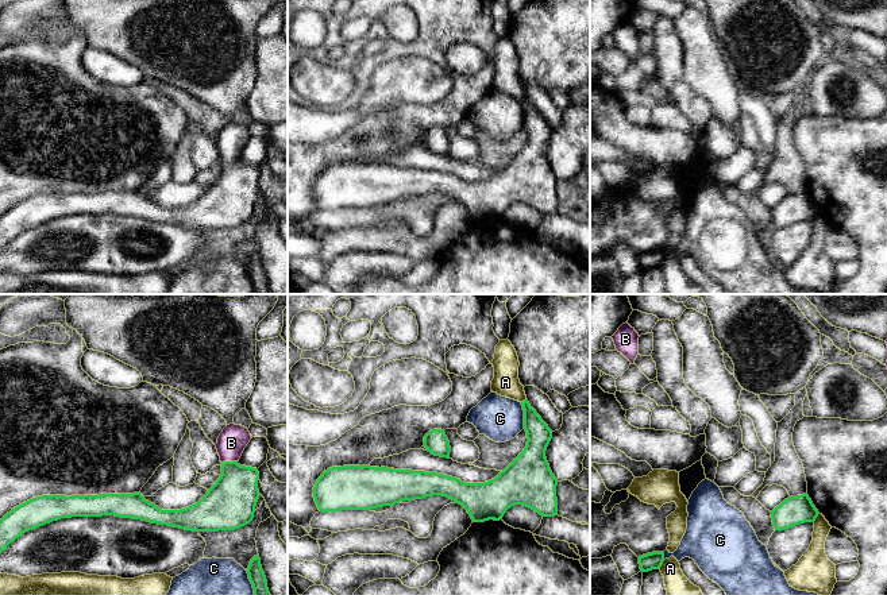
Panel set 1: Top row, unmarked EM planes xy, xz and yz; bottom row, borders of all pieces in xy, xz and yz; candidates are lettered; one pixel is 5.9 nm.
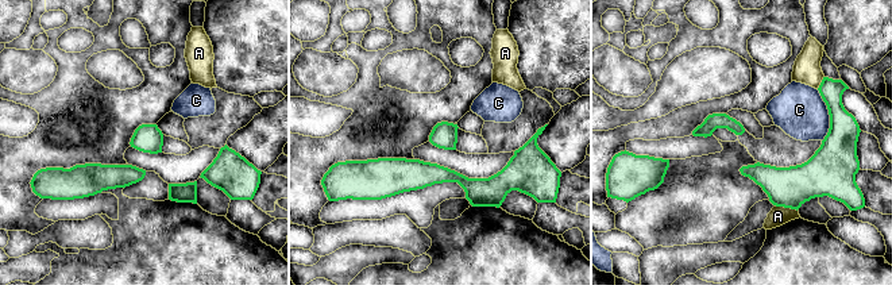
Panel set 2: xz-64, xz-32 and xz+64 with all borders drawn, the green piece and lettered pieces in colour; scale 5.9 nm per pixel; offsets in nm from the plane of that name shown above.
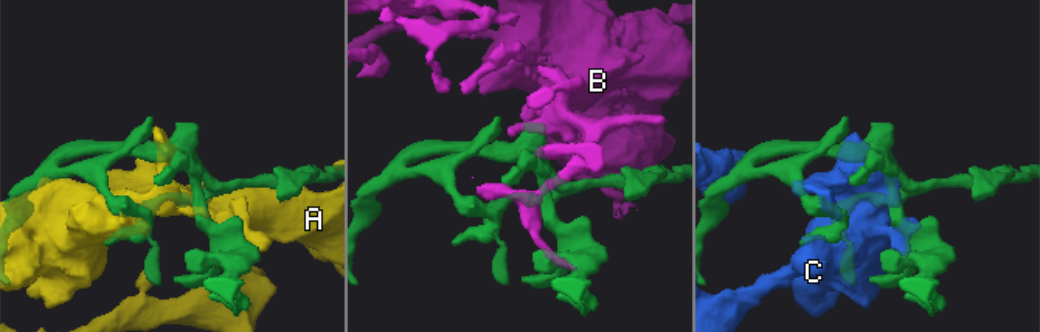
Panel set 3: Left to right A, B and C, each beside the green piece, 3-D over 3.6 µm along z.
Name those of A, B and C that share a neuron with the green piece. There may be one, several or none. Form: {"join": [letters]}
{"join": ["B"]}

